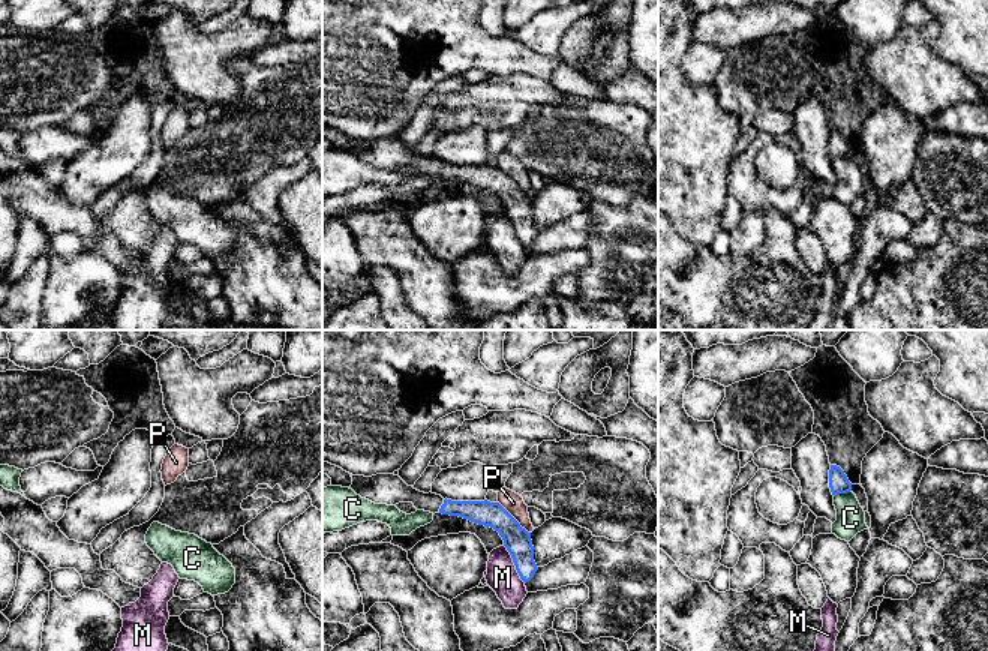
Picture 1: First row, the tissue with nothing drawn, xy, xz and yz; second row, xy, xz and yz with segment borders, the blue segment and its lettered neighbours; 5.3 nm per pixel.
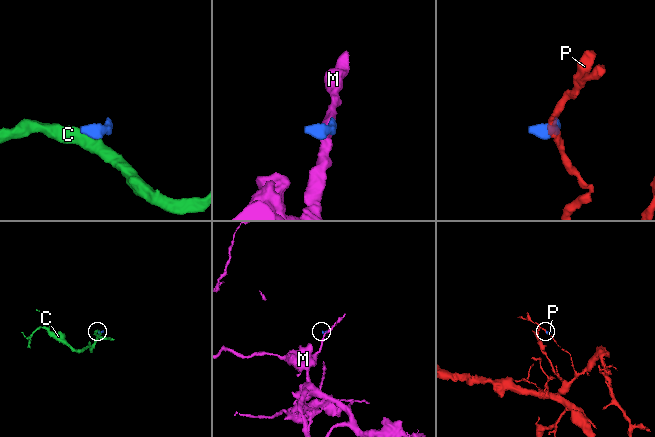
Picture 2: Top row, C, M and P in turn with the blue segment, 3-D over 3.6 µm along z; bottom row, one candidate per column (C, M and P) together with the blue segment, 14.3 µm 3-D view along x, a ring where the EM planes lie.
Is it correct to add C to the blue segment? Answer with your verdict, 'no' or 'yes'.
no

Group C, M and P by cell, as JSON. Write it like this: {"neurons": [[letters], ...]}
{"neurons": [["C"], ["M"], ["P"]]}

